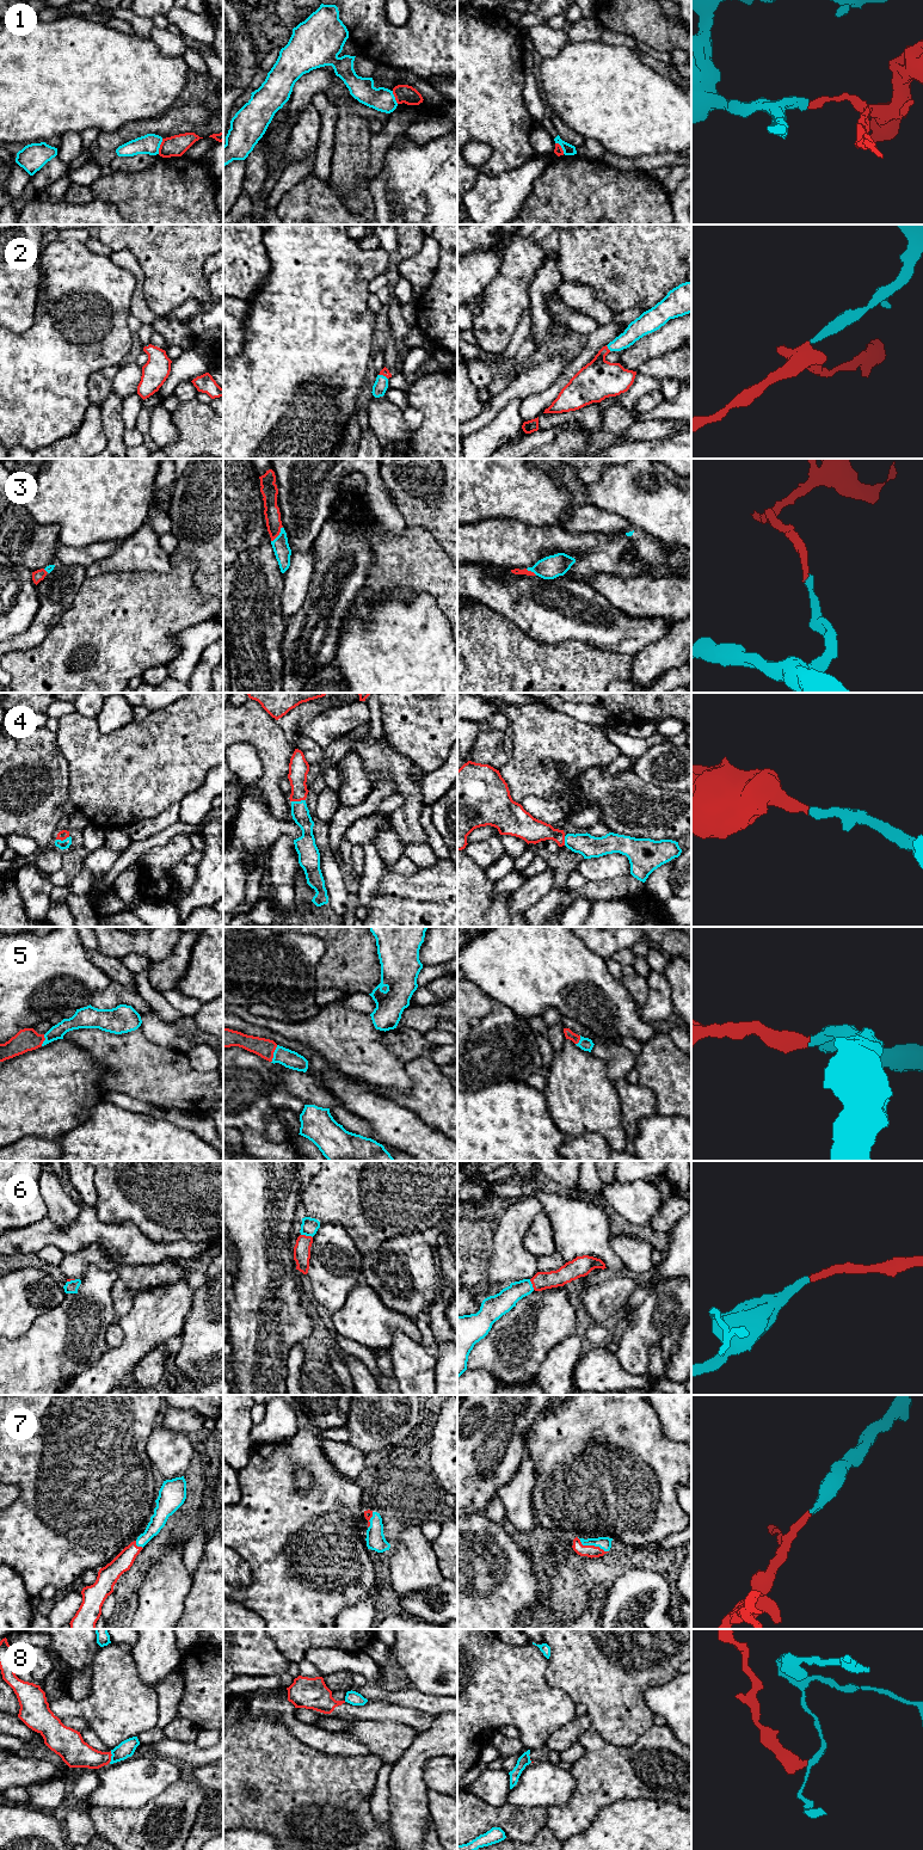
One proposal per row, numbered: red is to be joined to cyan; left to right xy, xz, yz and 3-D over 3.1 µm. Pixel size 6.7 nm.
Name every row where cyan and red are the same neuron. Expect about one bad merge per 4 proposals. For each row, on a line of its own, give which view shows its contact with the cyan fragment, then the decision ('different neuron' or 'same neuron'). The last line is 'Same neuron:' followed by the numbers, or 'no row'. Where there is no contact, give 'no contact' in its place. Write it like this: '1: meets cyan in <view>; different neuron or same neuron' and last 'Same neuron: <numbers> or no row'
1: meets cyan in xy; different neuron
2: meets cyan in yz; same neuron
3: meets cyan in xz; same neuron
4: meets cyan in xz; same neuron
5: meets cyan in xz; same neuron
6: meets cyan in xz; same neuron
7: meets cyan in yz; same neuron
8: meets cyan in xy; different neuron
Same neuron: 2, 3, 4, 5, 6, 7

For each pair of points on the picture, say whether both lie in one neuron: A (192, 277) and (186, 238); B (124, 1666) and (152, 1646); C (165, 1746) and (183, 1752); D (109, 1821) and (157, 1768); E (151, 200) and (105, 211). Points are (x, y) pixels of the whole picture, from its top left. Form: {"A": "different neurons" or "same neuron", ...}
{"A": "same neuron", "B": "different neurons", "C": "same neuron", "D": "different neurons", "E": "different neurons"}

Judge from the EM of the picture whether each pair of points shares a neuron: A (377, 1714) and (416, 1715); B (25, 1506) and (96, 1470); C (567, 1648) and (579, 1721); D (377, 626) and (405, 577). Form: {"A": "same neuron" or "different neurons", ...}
{"A": "same neuron", "B": "same neuron", "C": "different neurons", "D": "different neurons"}

